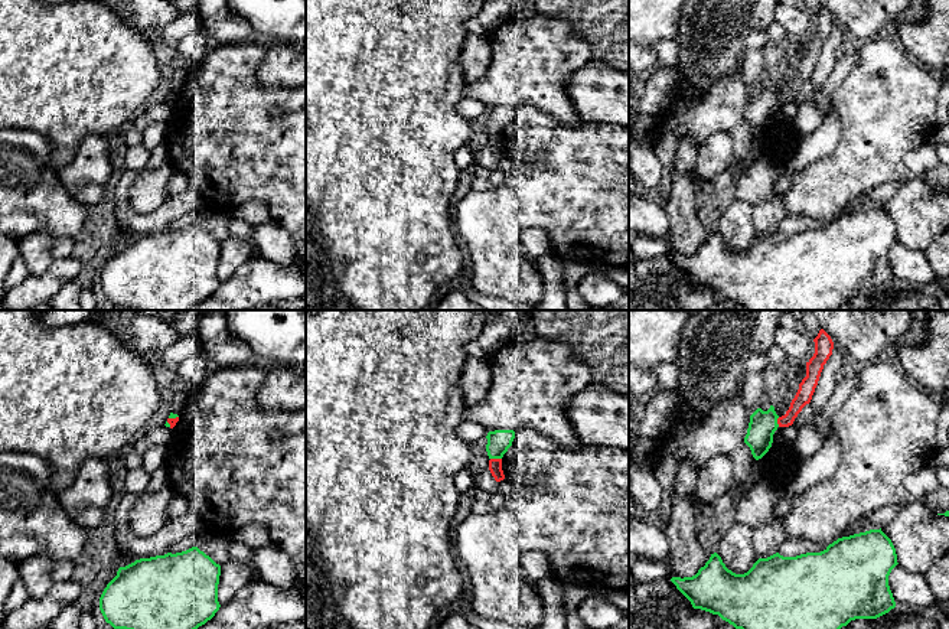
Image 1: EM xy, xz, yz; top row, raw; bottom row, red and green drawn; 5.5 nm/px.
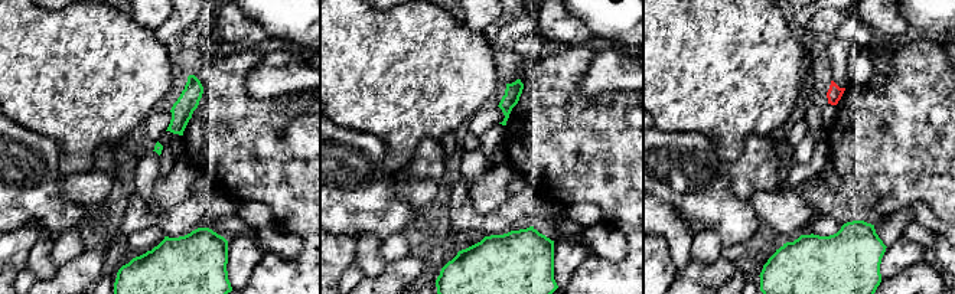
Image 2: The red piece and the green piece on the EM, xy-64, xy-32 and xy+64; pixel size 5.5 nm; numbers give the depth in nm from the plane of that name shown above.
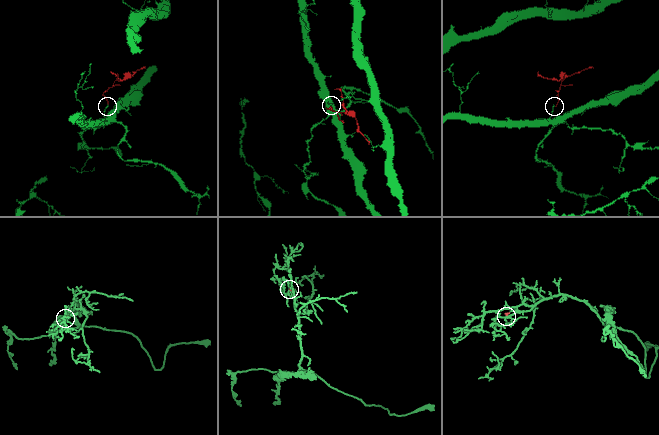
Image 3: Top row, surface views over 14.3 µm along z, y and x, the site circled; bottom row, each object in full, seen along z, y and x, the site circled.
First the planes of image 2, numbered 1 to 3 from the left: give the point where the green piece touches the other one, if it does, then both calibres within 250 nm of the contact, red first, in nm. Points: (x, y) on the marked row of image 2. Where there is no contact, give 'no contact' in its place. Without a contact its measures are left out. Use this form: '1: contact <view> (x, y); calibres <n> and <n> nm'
1: no contact
2: no contact
3: no contact

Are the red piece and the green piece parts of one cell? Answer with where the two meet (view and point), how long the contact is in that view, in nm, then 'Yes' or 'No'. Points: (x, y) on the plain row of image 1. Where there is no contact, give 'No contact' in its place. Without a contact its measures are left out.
Touches red at xz (496, 136). Shared border 60 nm. No

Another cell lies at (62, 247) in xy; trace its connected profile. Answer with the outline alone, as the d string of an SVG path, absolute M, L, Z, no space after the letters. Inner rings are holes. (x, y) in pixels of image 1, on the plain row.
M53 237L50 254L53 260L71 257L74 254L75 244L72 238Z

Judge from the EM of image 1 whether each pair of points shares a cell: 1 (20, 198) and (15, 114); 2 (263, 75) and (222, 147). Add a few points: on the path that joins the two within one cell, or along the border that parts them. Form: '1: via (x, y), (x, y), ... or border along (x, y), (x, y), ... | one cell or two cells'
1: border along (15, 127), (39, 132), (48, 142) | two cells
2: border along (267, 49), (255, 80), (263, 85), (290, 88) | two cells

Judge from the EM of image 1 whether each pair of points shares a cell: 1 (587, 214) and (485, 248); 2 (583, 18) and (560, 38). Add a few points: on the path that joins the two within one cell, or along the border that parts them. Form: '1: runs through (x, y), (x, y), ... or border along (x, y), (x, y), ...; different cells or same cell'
1: runs through (561, 214), (519, 214), (511, 222); same cell
2: border along (547, 15), (566, 20), (589, 44), (592, 55); different cells

